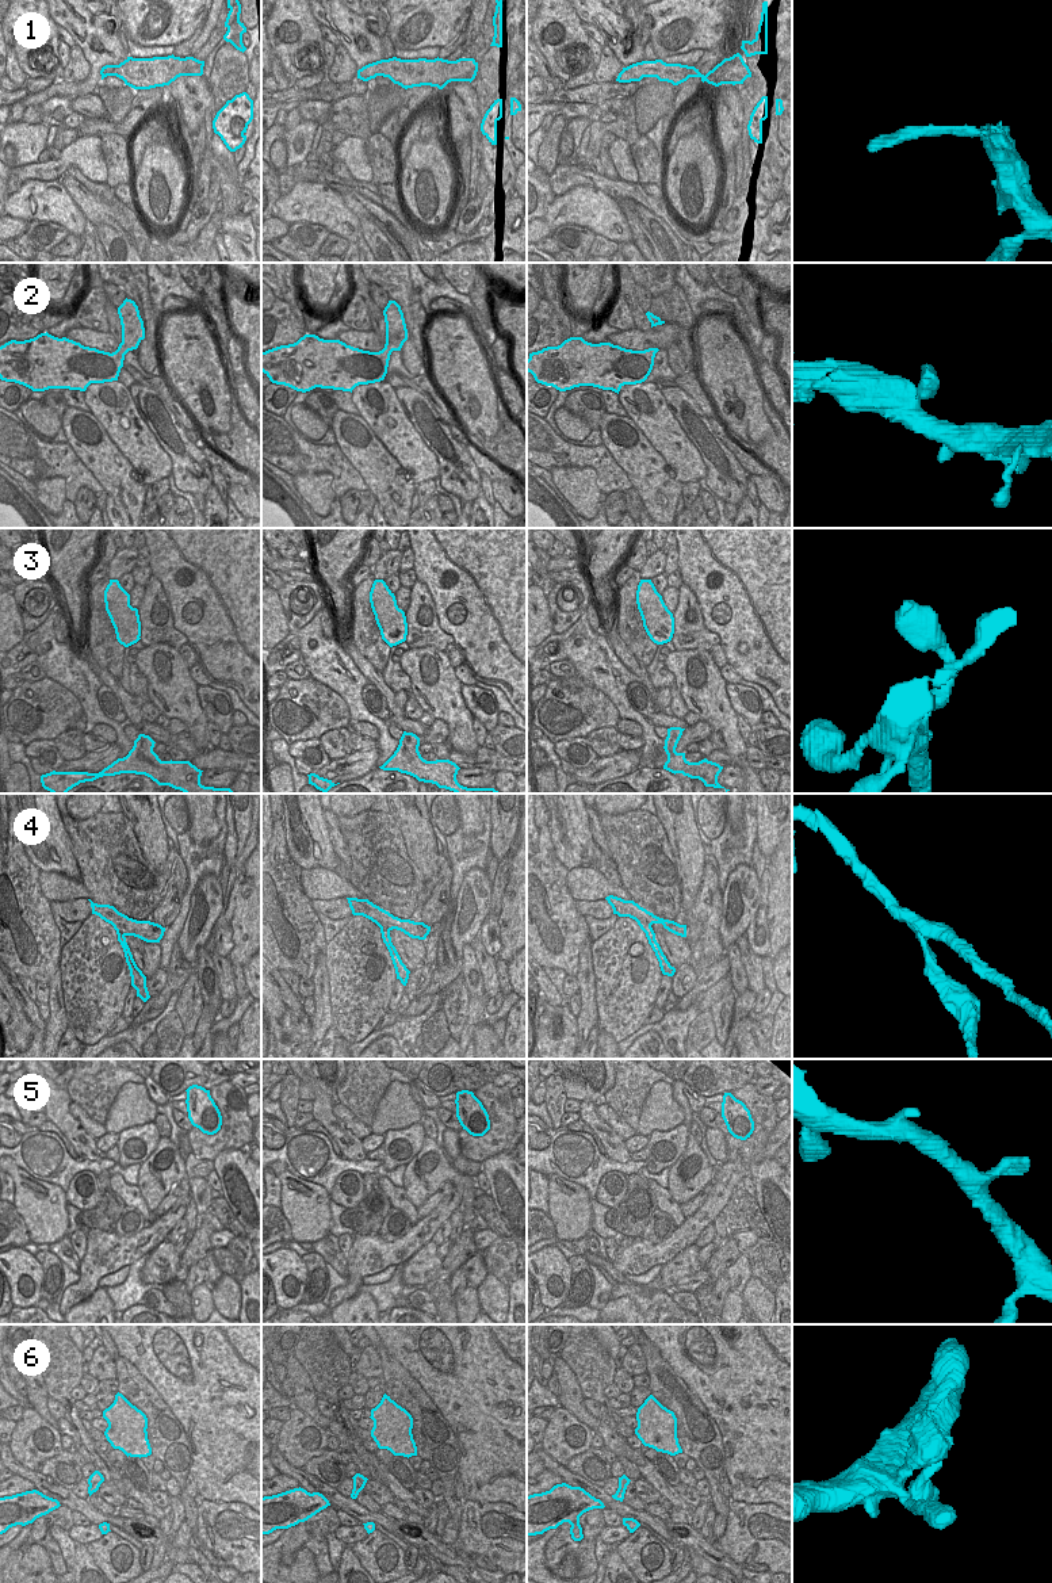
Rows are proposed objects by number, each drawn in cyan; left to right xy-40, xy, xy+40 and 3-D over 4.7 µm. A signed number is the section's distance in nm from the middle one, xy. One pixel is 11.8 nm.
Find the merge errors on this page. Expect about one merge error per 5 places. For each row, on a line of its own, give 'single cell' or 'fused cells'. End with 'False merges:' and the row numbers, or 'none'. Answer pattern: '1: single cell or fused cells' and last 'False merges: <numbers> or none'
1: fused cells
2: single cell
3: single cell
4: fused cells
5: single cell
6: single cell
False merges: 1, 4

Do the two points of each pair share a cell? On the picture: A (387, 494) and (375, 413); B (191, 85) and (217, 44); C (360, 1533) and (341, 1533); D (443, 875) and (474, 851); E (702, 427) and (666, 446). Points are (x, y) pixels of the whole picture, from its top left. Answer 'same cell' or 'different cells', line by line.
A: different cells
B: different cells
C: same cell
D: different cells
E: different cells

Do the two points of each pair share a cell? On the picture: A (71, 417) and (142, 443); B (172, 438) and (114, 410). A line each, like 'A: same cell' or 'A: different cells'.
A: different cells
B: different cells

